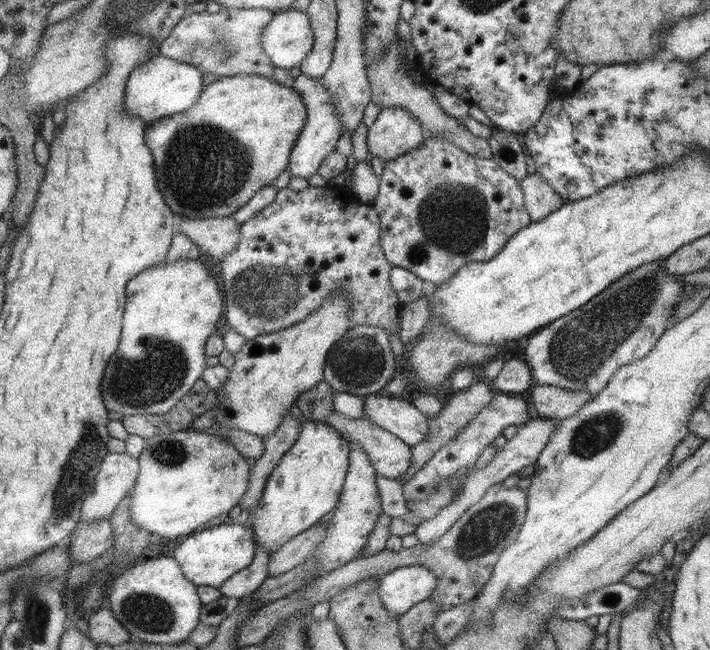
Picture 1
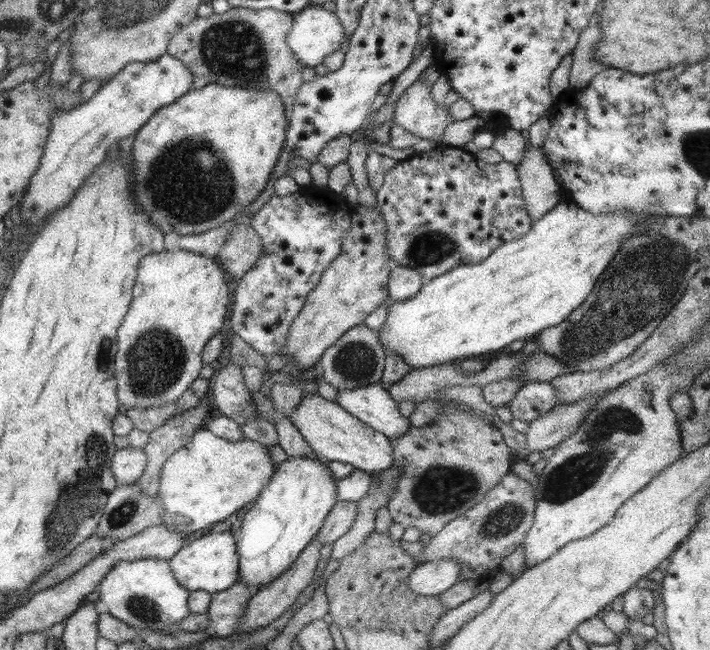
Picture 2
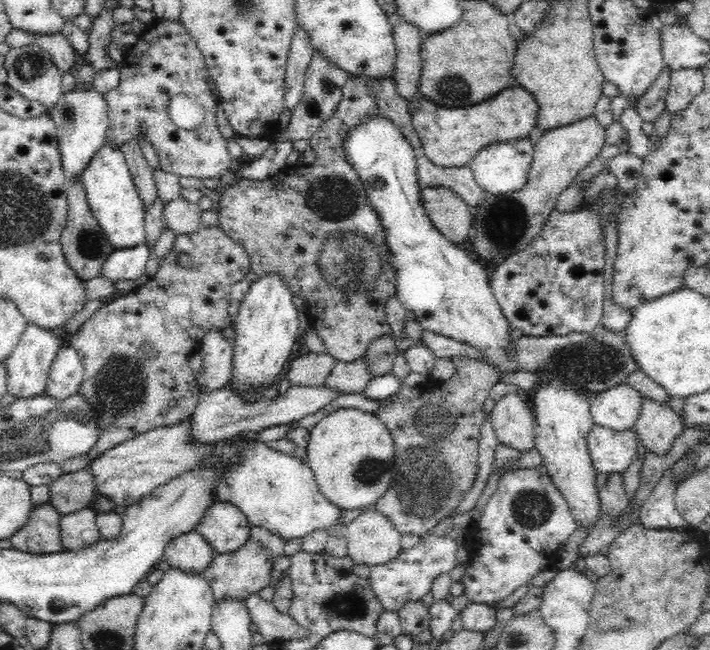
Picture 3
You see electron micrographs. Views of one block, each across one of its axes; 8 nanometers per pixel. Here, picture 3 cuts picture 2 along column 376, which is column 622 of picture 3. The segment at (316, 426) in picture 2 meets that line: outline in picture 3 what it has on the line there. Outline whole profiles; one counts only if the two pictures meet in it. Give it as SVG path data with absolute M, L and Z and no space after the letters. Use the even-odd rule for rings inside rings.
M593 425L588 432L586 446L596 474L621 473L632 464L637 452L636 433L634 428L614 431L604 426Z

